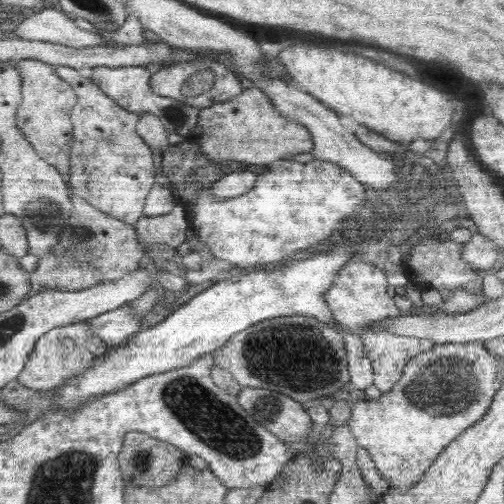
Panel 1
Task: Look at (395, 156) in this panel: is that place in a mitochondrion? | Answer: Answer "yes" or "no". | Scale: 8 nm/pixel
no

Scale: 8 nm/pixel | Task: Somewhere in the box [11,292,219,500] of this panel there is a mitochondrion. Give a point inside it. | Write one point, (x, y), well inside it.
(141, 461)

